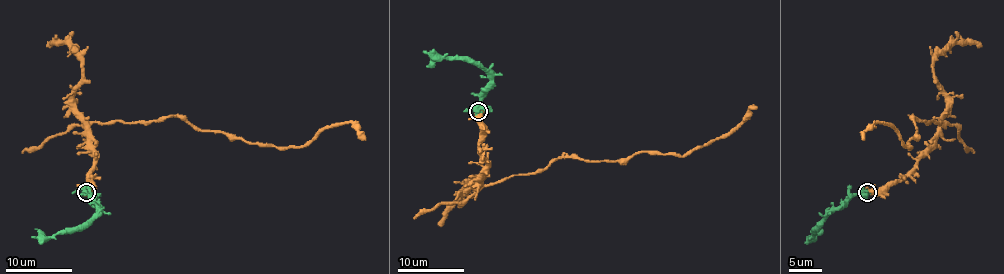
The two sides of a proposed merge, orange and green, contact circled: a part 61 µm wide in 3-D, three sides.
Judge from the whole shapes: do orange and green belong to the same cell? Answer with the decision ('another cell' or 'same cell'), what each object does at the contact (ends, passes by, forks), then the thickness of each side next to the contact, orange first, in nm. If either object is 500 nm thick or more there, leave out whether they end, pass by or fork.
same cell; orange passes by; green forks; calibres 480 and 460 nm

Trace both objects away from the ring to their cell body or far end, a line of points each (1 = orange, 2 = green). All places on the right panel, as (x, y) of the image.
1: (867, 192), (897, 184), (941, 124), (913, 116), (912, 147), (882, 123), (862, 139)
2: (867, 192), (850, 194), (814, 227), (811, 237), (806, 237)

